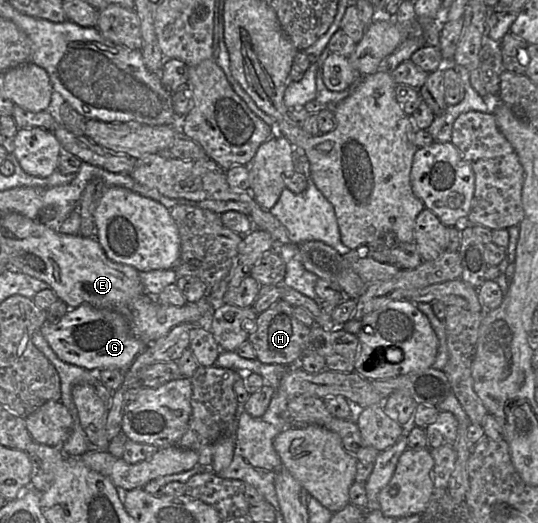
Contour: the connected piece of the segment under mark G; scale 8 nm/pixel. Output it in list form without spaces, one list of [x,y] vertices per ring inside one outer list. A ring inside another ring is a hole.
[[[89,304],[69,310],[58,323],[45,323],[40,333],[60,360],[89,371],[108,368],[125,371],[147,347],[132,335],[126,320],[120,314]]]

